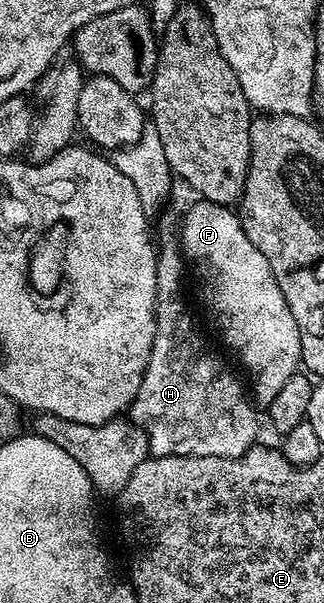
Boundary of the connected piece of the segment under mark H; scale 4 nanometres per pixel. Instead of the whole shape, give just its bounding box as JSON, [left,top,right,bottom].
[128,242,259,458]

